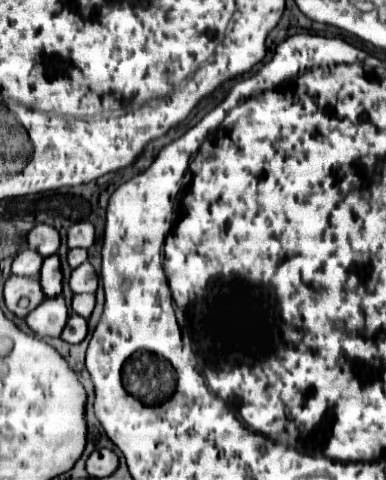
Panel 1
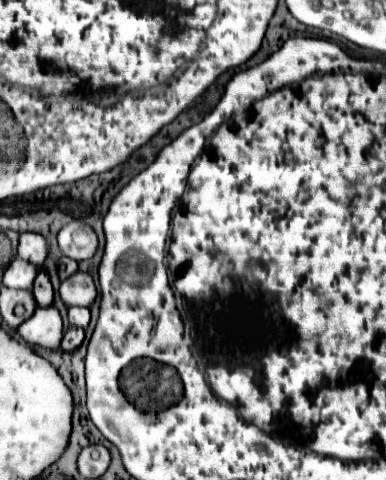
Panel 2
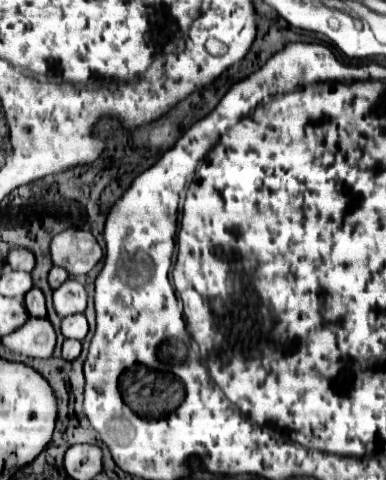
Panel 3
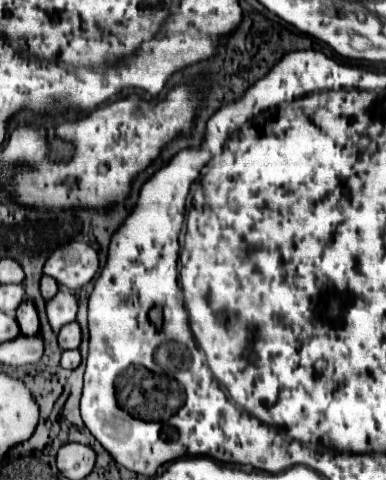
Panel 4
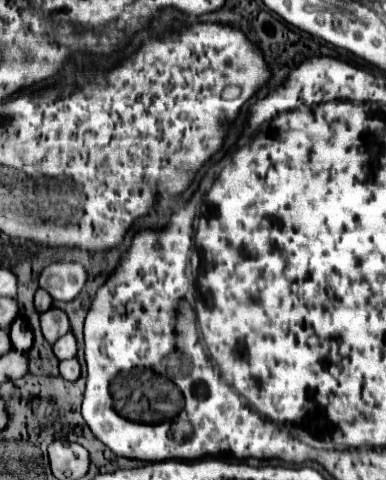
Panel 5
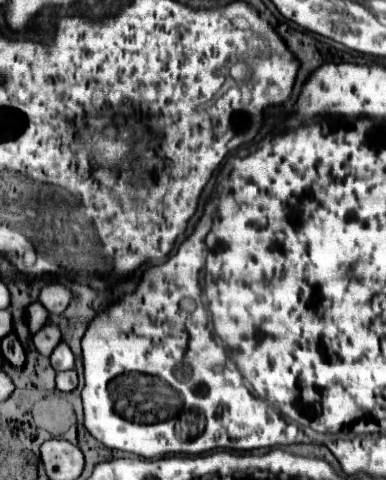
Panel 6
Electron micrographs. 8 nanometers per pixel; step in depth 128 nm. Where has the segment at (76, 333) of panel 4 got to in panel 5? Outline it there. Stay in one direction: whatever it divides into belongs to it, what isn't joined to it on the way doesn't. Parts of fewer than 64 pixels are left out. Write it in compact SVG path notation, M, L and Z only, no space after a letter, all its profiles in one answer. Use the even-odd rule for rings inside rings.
M66 332L64 336L60 336L56 342L54 342L54 352L58 356L58 360L68 360L68 358L74 358L76 356L76 338L72 332Z

